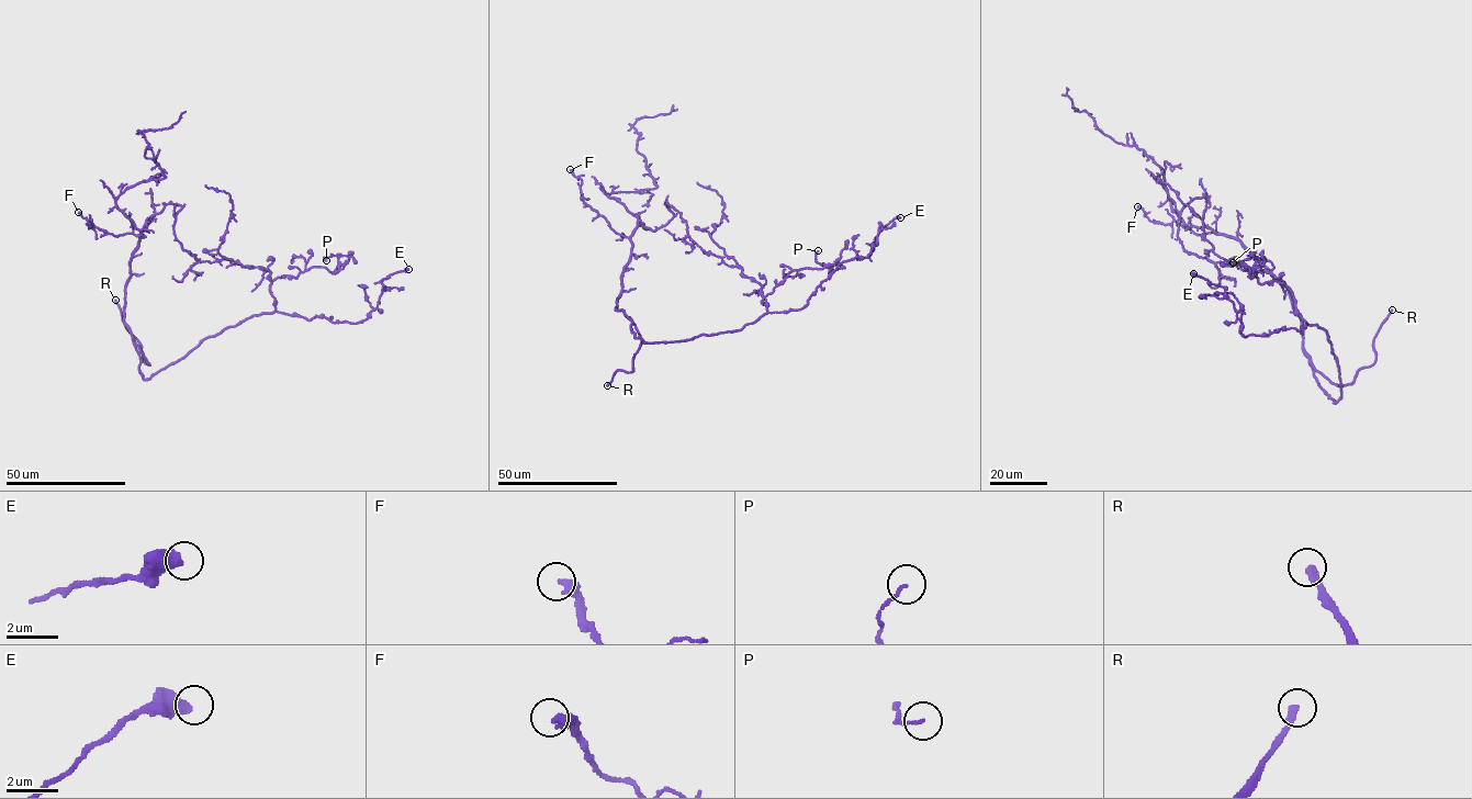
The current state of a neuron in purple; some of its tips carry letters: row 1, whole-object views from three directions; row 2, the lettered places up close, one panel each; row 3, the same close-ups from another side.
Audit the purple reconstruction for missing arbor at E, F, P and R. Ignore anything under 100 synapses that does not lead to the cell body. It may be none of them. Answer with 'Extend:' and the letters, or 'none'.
Extend: R

